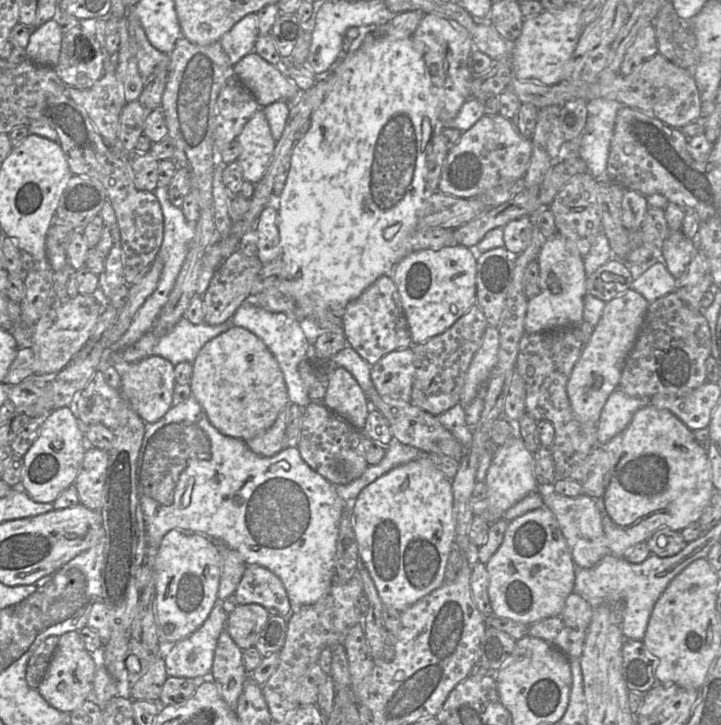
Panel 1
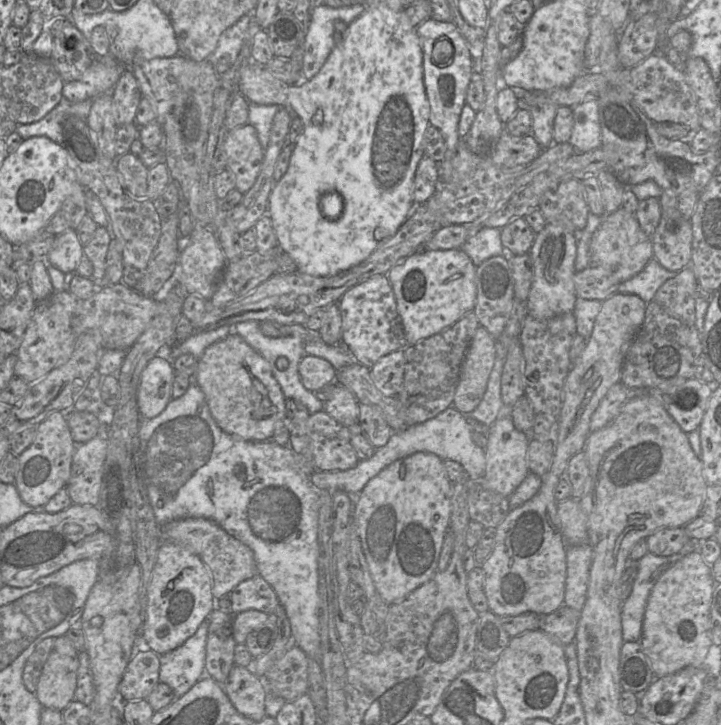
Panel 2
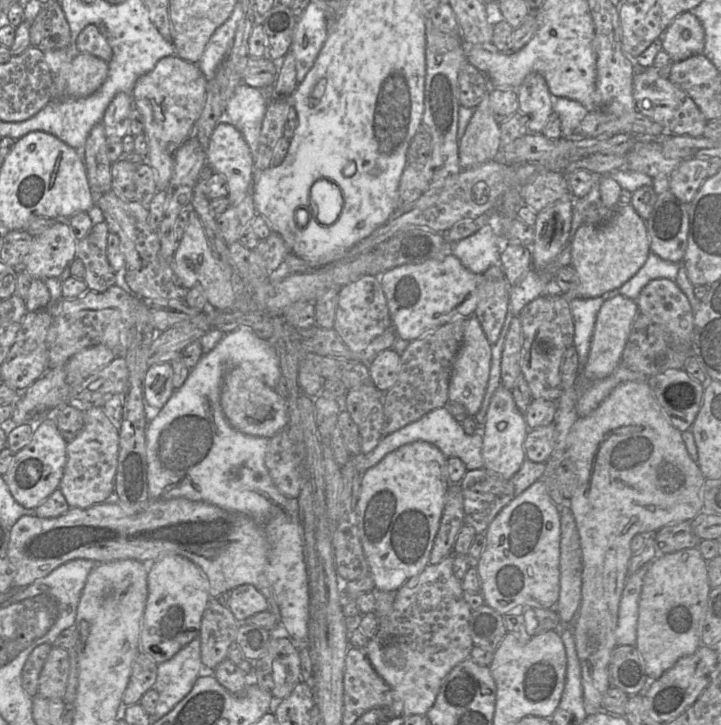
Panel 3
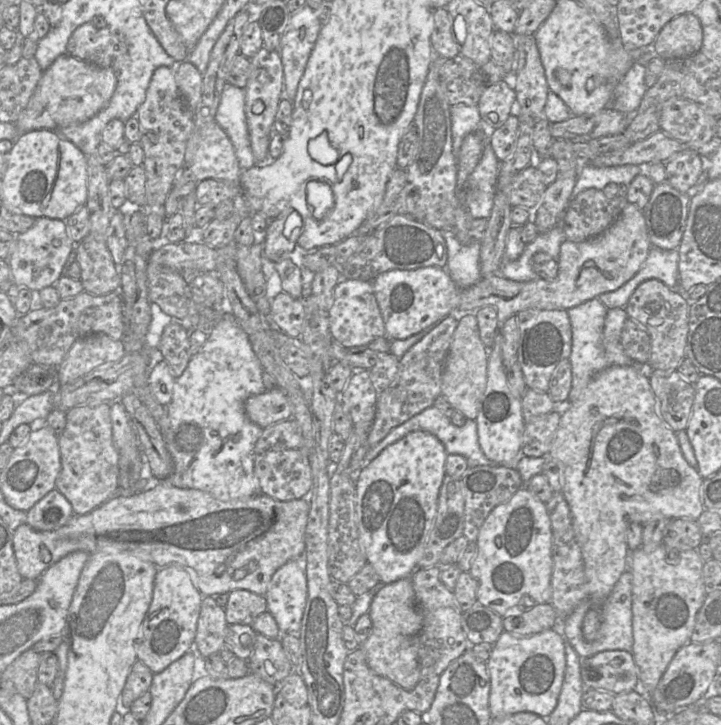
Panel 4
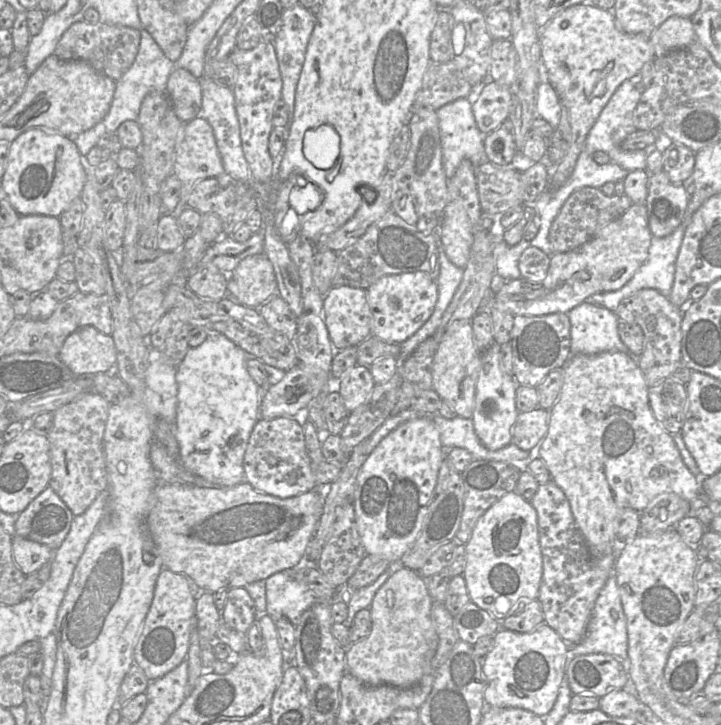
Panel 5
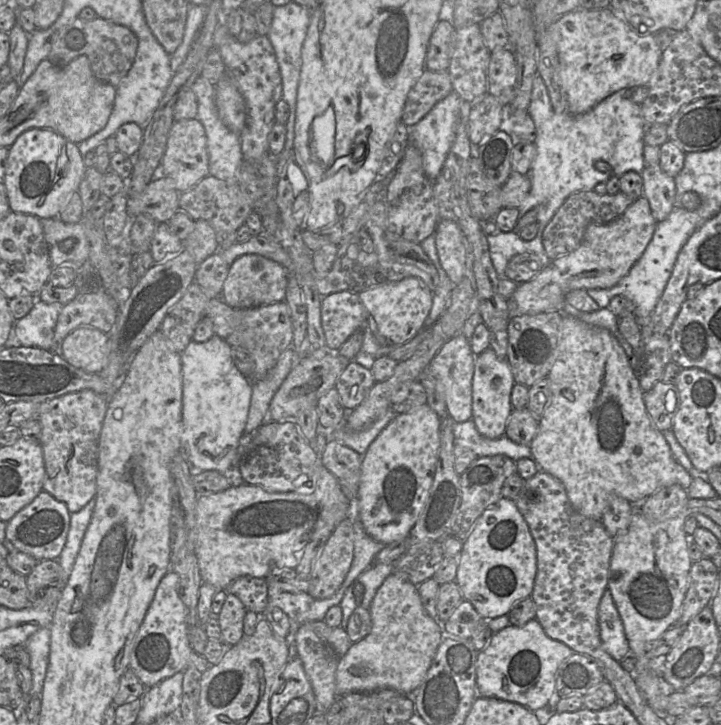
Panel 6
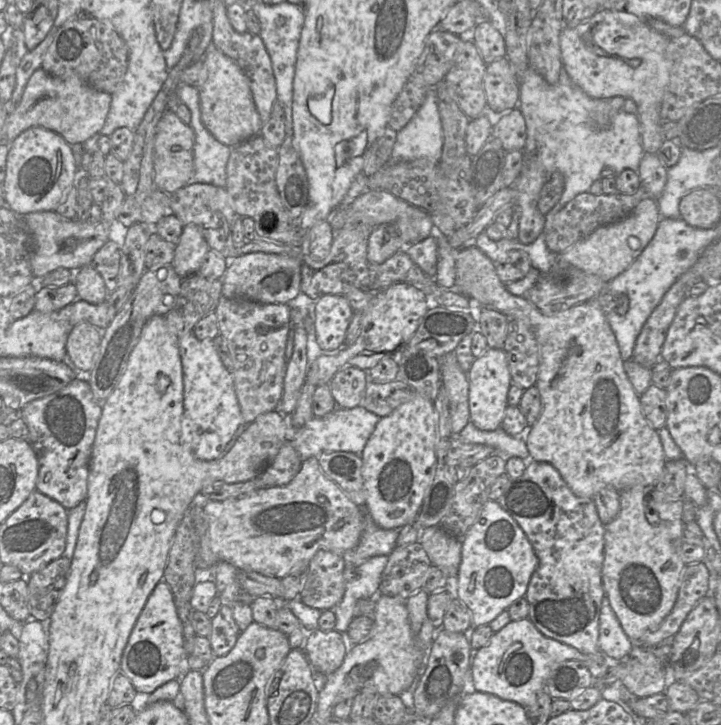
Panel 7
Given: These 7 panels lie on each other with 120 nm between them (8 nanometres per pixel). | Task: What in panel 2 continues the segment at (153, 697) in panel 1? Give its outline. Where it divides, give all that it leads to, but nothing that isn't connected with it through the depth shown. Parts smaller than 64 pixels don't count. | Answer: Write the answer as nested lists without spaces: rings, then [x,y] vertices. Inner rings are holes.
[[[150,650],[135,652],[118,686],[125,701],[146,699],[159,681],[160,656]]]

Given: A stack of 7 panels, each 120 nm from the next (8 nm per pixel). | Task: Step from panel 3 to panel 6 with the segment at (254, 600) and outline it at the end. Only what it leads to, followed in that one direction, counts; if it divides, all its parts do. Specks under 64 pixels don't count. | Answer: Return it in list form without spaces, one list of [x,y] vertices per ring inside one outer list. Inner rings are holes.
[[[227,593],[220,614],[217,616],[221,629],[221,642],[226,647],[236,645],[244,636],[243,621],[247,609],[238,597]]]

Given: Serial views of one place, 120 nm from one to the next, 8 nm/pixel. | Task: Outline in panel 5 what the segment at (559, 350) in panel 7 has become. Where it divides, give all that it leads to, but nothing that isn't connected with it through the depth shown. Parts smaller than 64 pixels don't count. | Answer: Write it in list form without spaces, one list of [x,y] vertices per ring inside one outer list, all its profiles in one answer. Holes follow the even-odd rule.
[[[619,351],[572,354],[563,367],[563,375],[562,391],[550,410],[548,432],[538,445],[536,456],[543,460],[551,479],[565,493],[592,556],[617,556],[618,519],[625,509],[641,512],[663,493],[677,494],[691,504],[698,498],[701,482],[683,462],[673,436],[654,417],[645,377],[627,354]]]

